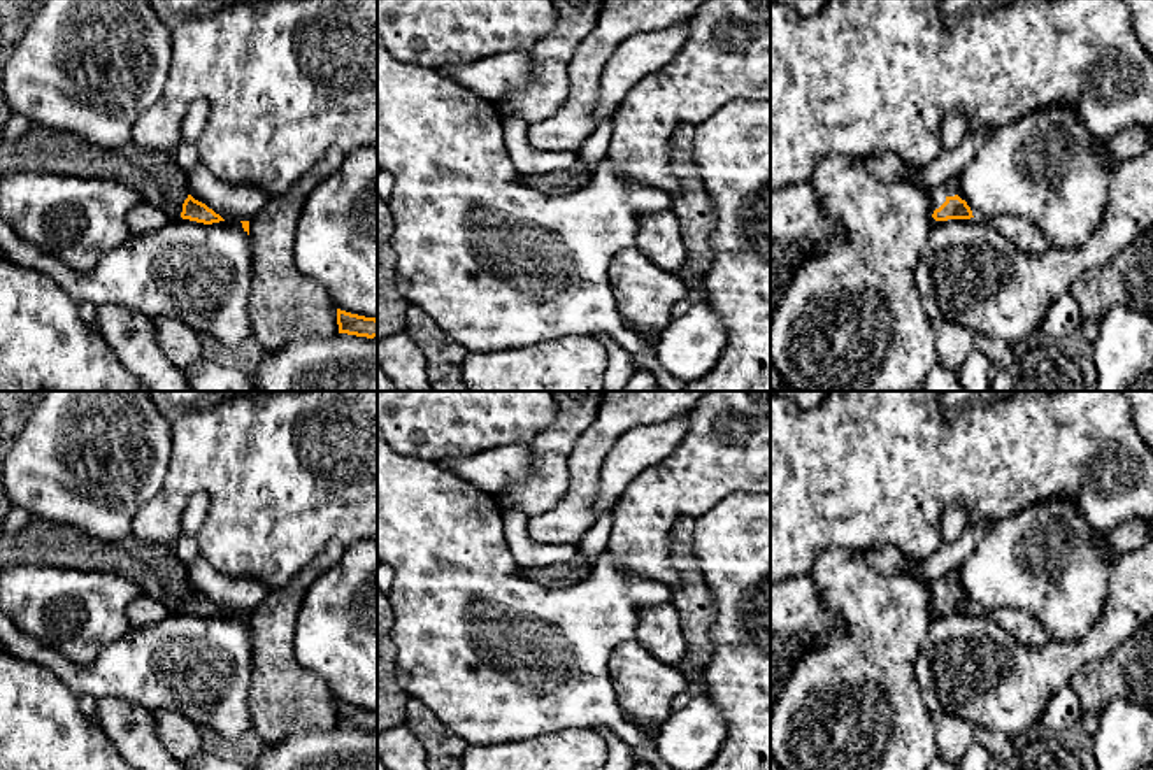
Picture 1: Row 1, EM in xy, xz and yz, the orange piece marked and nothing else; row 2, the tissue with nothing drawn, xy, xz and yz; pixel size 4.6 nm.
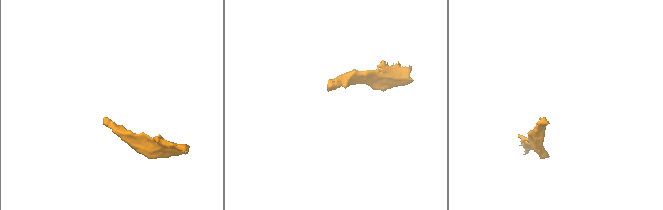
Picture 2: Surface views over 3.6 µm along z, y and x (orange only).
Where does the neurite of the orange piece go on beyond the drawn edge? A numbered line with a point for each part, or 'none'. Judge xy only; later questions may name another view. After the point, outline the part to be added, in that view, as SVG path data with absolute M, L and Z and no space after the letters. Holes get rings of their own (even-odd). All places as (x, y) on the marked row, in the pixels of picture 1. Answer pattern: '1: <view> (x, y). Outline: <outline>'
1: xy (160, 179). Outline: M42 125L0 144L0 174L14 170L51 170L133 184L146 202L161 207L170 219L181 217L190 195L186 174L168 153L137 144L123 151L104 151L68 132Z

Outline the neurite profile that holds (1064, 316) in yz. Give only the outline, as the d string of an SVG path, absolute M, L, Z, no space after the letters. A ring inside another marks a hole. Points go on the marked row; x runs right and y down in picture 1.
M1067 293L1062 295L1046 312L1039 333L1046 342L1058 344L1083 323L1078 302Z

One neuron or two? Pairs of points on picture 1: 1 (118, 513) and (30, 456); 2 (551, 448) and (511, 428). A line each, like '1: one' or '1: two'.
1: one
2: two

